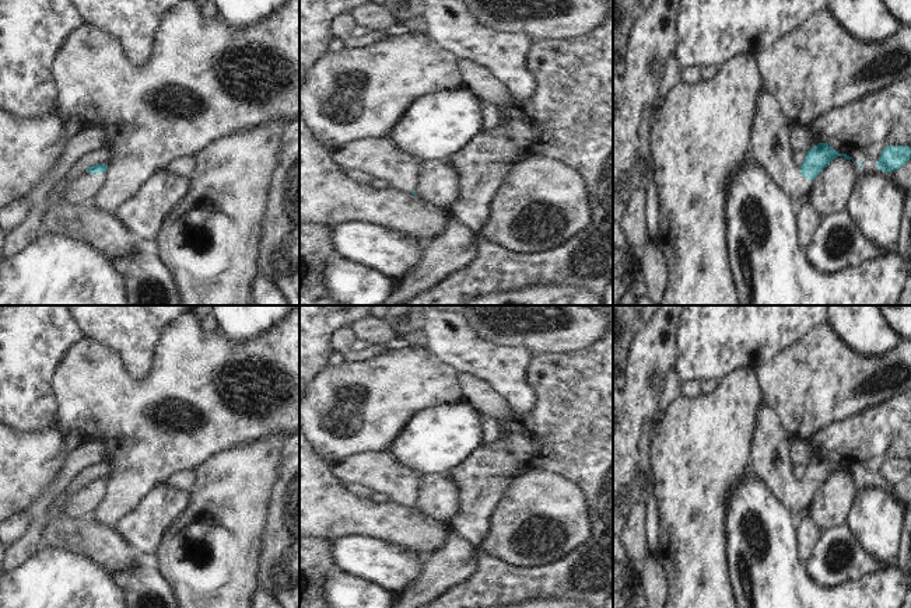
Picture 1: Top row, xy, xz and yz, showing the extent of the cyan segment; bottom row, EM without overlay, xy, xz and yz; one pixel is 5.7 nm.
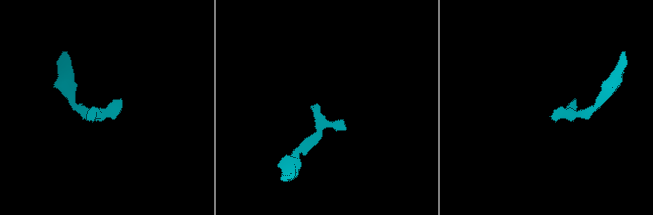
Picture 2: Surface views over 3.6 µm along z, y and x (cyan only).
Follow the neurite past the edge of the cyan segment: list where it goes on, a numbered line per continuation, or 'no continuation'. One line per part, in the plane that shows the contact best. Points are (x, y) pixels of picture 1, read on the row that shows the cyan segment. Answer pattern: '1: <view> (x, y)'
1: yz (770, 147)

